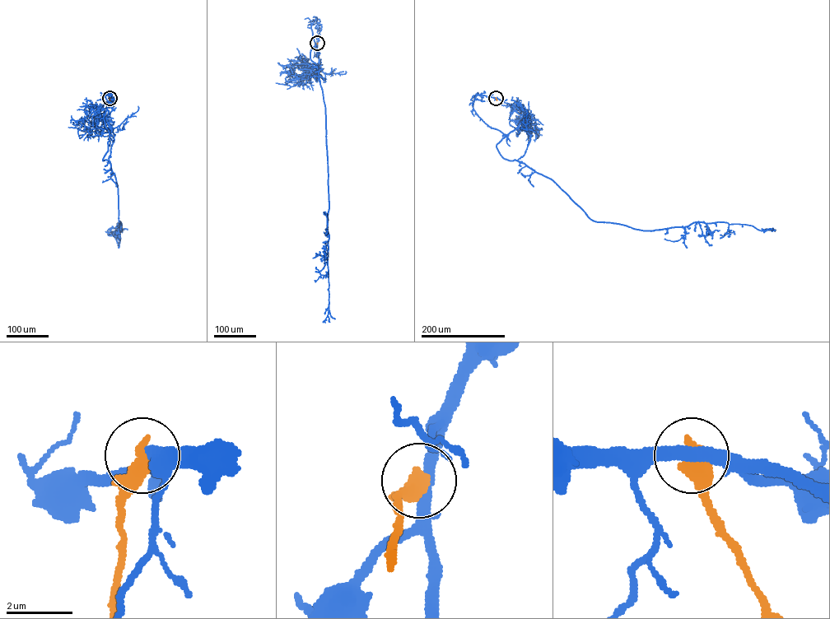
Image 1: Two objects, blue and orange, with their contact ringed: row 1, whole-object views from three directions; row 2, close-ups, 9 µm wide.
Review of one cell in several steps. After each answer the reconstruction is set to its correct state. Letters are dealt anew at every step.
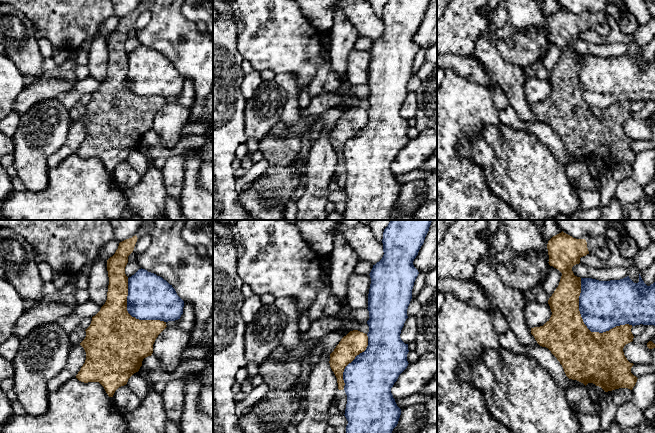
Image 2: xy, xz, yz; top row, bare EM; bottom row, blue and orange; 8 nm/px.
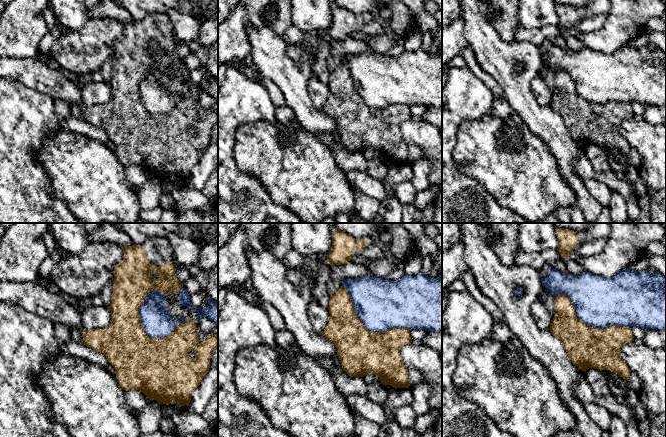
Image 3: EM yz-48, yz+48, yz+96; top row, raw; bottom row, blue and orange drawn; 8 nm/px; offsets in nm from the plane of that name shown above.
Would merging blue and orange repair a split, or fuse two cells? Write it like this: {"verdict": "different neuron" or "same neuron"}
{"verdict": "different neuron"}

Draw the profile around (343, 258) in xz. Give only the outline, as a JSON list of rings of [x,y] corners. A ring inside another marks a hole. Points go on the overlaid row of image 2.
[[[338,233],[334,235],[333,250],[329,255],[331,269],[329,282],[333,295],[340,305],[345,303],[347,295],[347,284],[354,273],[358,262],[356,252],[346,243],[343,236]]]

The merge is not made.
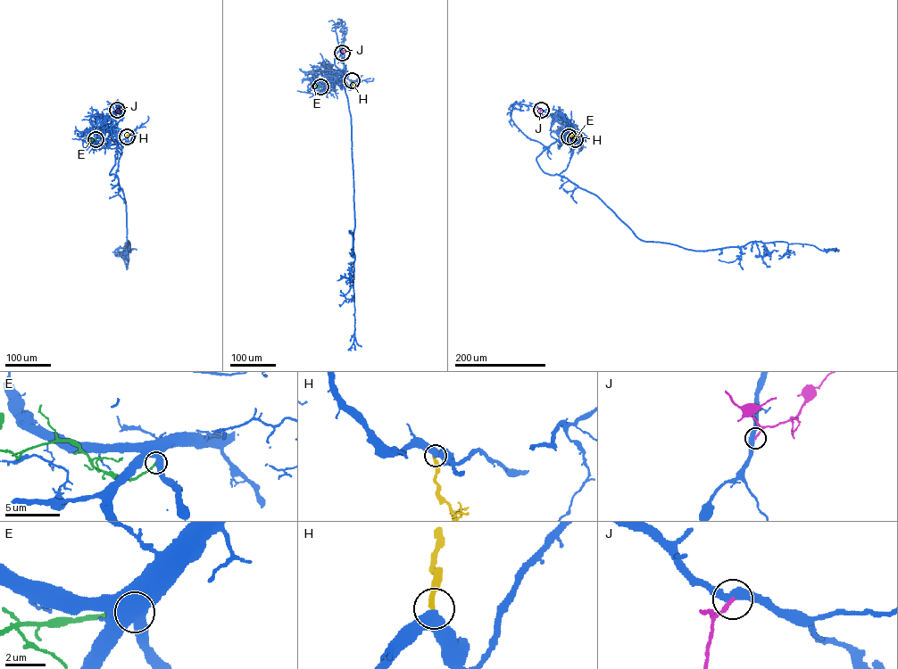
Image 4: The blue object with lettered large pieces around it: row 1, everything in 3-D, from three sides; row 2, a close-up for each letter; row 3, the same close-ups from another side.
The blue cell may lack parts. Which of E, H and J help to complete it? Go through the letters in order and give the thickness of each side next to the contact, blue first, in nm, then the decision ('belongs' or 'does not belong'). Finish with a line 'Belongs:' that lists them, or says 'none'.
E: 360 nm thick on the blue side, 240 nm on the other; does not belong
H: 440 nm thick on the blue side, 240 nm on the other; belongs
J: 400 nm thick on the blue side, 190 nm on the other; does not belong
Belongs: H

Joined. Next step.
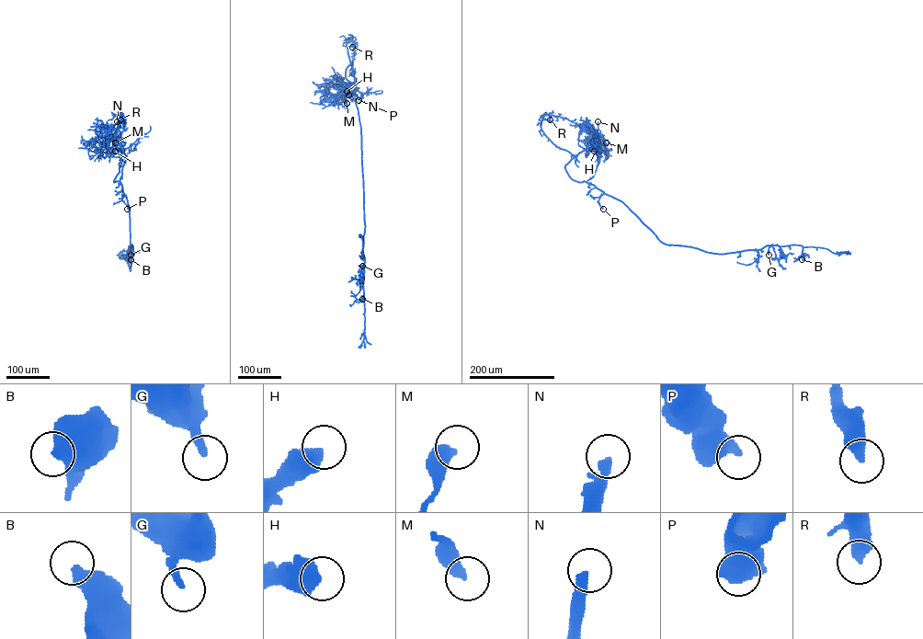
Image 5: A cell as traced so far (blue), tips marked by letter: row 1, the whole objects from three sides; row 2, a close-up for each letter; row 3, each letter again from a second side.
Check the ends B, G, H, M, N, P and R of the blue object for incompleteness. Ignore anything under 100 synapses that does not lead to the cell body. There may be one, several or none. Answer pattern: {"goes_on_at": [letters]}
{"goes_on_at": ["N"]}

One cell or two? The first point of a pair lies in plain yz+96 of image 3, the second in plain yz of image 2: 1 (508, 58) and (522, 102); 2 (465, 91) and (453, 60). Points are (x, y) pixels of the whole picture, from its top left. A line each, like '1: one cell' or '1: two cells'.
1: one cell
2: two cells

